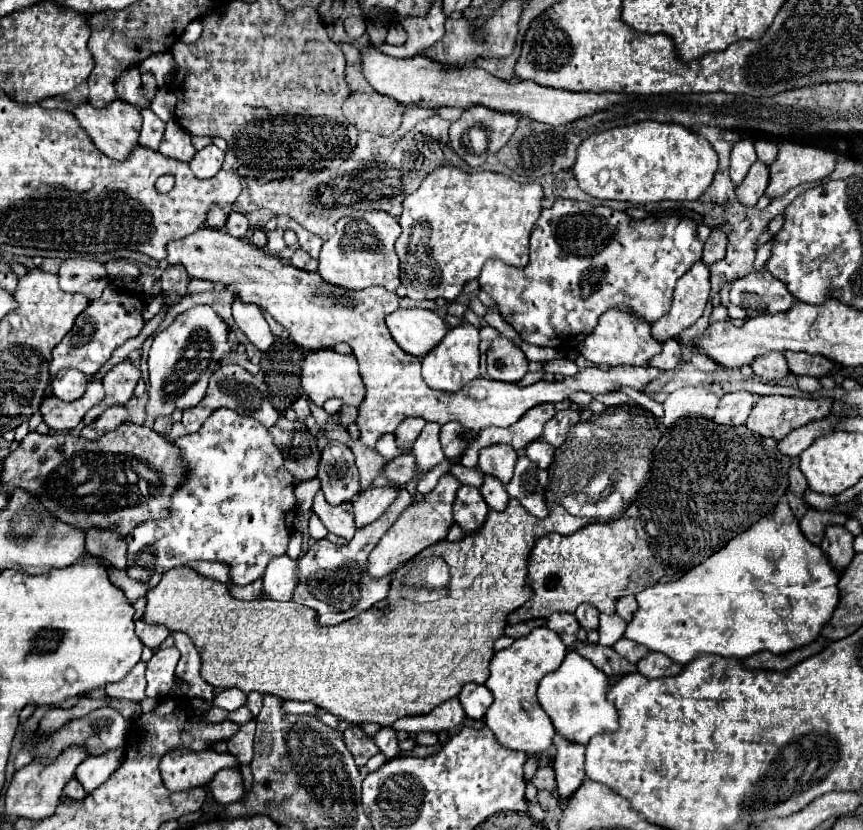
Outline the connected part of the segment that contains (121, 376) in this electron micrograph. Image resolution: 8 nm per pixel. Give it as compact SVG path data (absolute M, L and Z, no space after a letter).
M129 360L113 366L103 378L103 386L105 386L105 392L107 392L105 400L99 402L95 408L91 408L83 416L83 424L97 420L109 406L127 404L127 400L133 396L133 390L135 390L135 384L137 384L139 378L141 378L141 370L135 368Z

